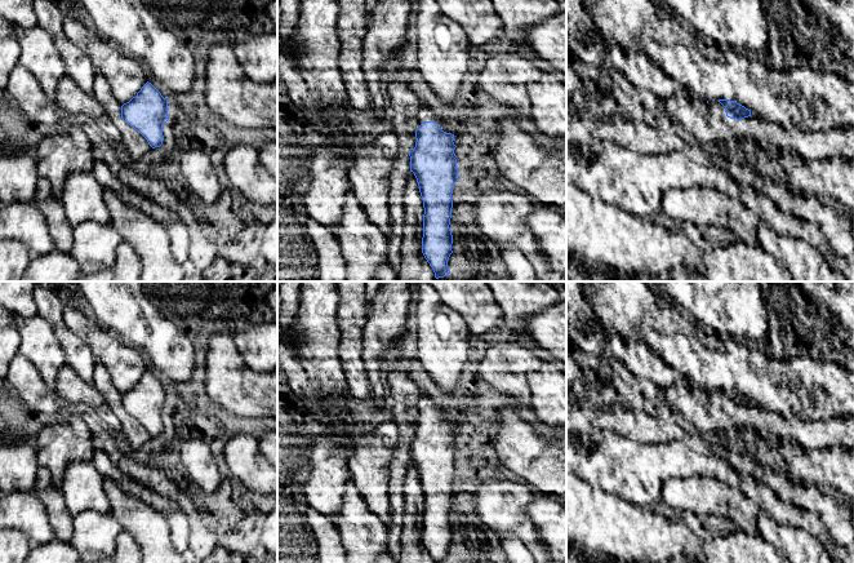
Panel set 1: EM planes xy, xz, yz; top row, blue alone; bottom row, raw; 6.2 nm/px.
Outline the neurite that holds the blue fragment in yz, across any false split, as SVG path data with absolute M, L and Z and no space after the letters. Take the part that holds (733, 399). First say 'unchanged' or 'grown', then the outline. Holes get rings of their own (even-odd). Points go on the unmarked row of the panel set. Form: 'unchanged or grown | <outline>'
unchanged | M719 389L719 391L725 396L726 405L730 408L742 409L751 405L751 399L730 389Z

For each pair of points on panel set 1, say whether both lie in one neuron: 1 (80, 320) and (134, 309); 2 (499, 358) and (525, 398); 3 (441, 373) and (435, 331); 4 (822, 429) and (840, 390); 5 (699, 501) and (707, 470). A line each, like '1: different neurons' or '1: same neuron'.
1: different neurons
2: same neuron
3: same neuron
4: different neurons
5: different neurons

